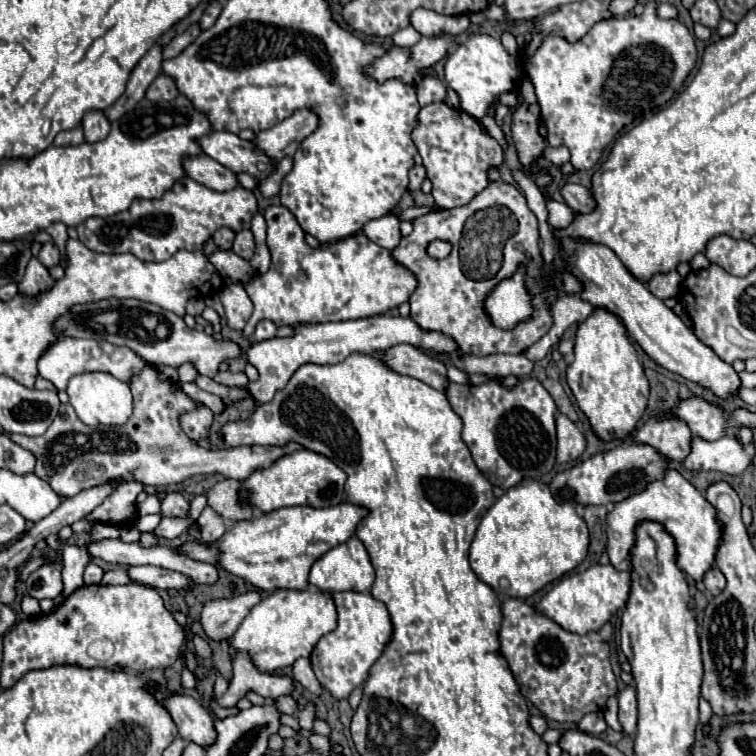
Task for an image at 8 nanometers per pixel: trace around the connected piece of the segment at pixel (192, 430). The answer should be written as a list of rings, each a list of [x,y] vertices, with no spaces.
[[[198,405],[198,407],[190,409],[188,413],[180,415],[180,427],[184,429],[184,433],[190,439],[200,439],[200,437],[206,437],[212,417],[214,417],[214,413],[208,407]]]

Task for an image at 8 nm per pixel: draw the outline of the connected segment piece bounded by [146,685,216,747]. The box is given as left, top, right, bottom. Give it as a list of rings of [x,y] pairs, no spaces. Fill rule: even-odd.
[[[146,685],[146,691],[170,713],[182,739],[194,741],[202,747],[214,743],[216,731],[212,717],[194,697],[184,693],[174,693],[166,685],[156,685],[156,687]]]

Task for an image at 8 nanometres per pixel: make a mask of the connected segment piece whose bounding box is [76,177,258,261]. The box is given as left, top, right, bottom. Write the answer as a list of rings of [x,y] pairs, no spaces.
[[[190,177],[176,181],[160,199],[136,199],[130,209],[112,217],[90,217],[80,223],[78,239],[92,251],[98,253],[132,253],[142,261],[164,261],[180,249],[196,251],[214,235],[220,227],[242,231],[250,227],[256,207],[256,197],[244,187],[232,191],[212,191]]]

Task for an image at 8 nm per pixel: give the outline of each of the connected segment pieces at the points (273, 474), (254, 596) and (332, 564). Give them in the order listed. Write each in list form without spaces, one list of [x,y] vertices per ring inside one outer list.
[[[308,449],[294,451],[278,459],[272,467],[254,471],[244,479],[244,489],[250,491],[250,503],[260,511],[276,511],[292,505],[310,505],[310,507],[332,507],[344,501],[344,483],[346,473],[328,457],[312,453]]]
[[[258,589],[246,591],[232,599],[216,599],[206,603],[202,611],[202,627],[206,635],[216,641],[232,637],[256,603],[260,603]]]
[[[350,537],[346,543],[340,543],[326,551],[318,561],[314,561],[308,583],[322,591],[356,591],[356,593],[368,593],[374,583],[374,567],[370,563],[368,551],[362,545],[358,537]]]

